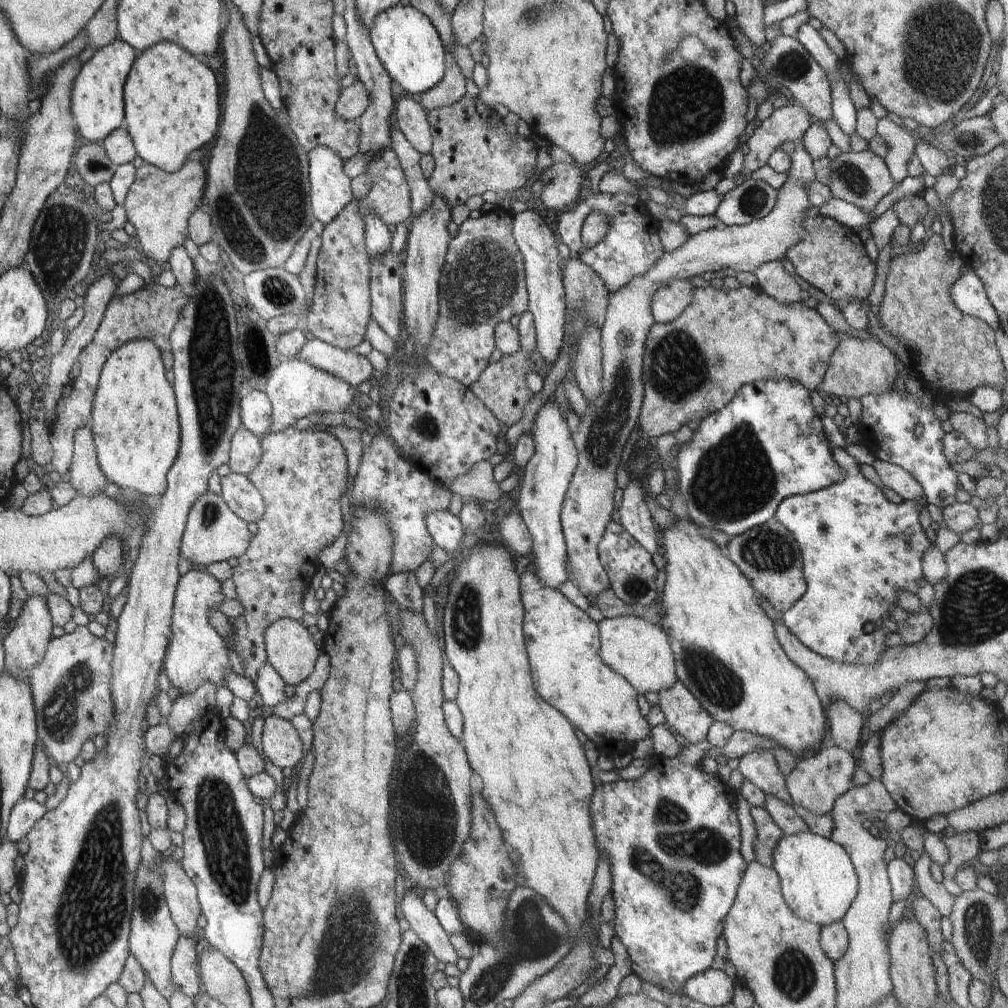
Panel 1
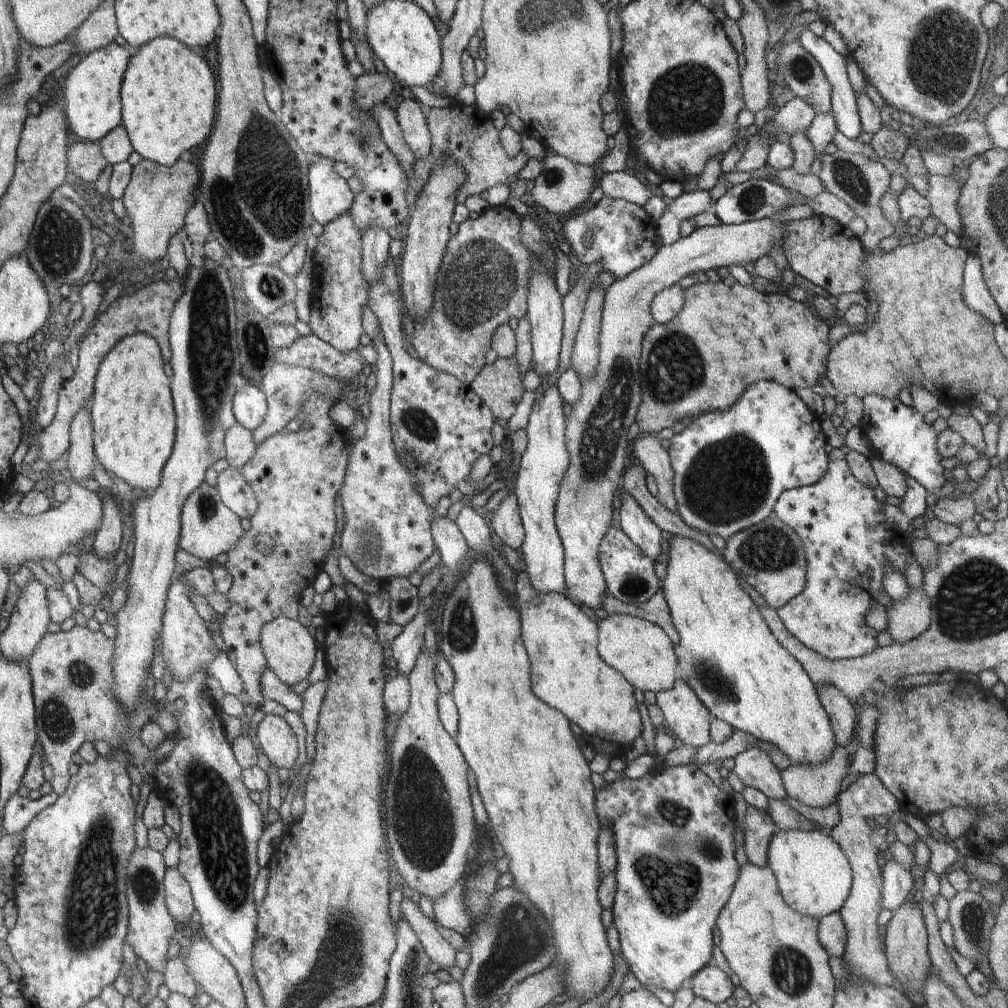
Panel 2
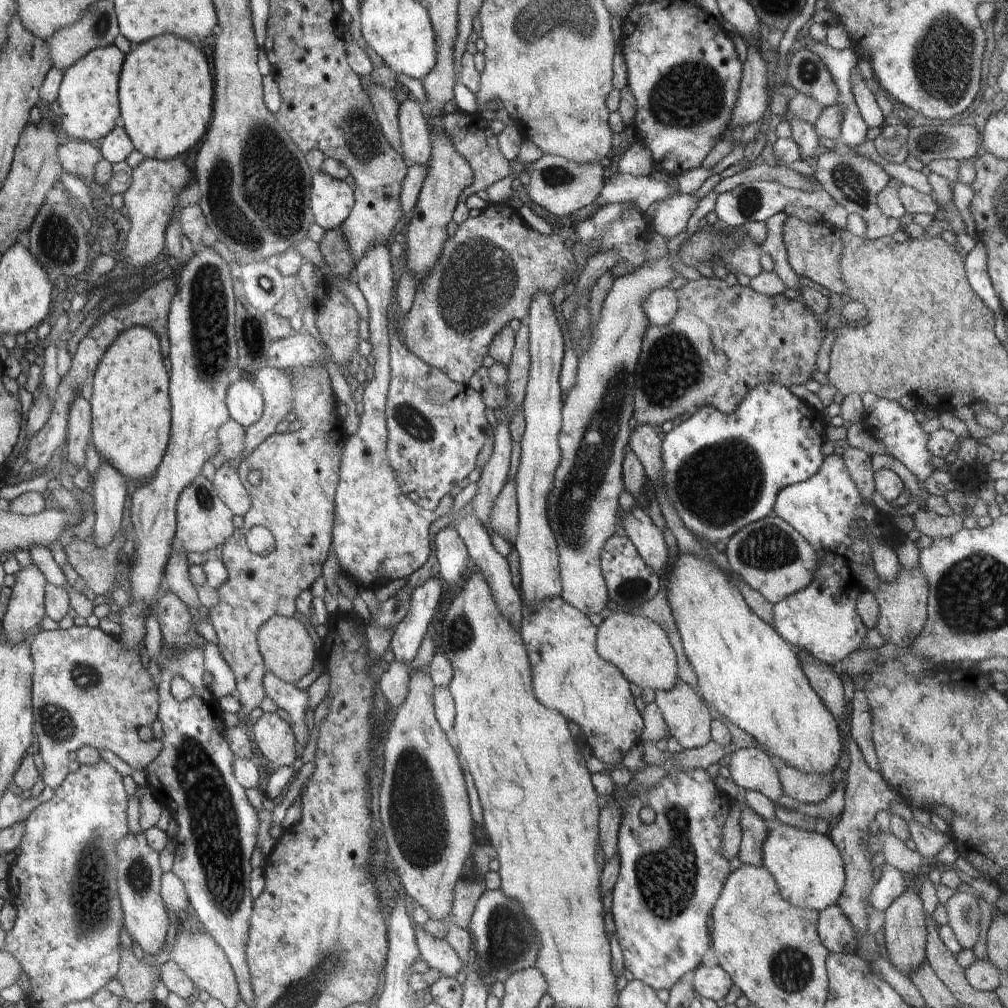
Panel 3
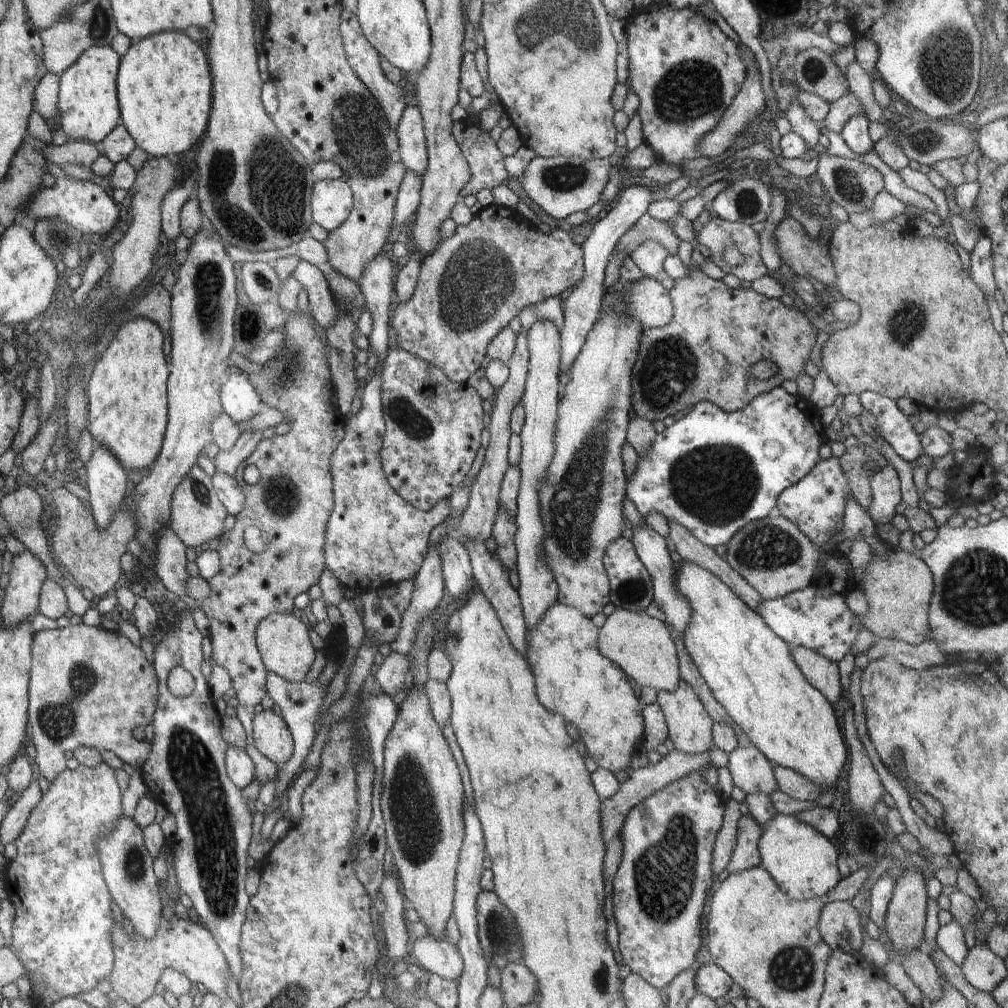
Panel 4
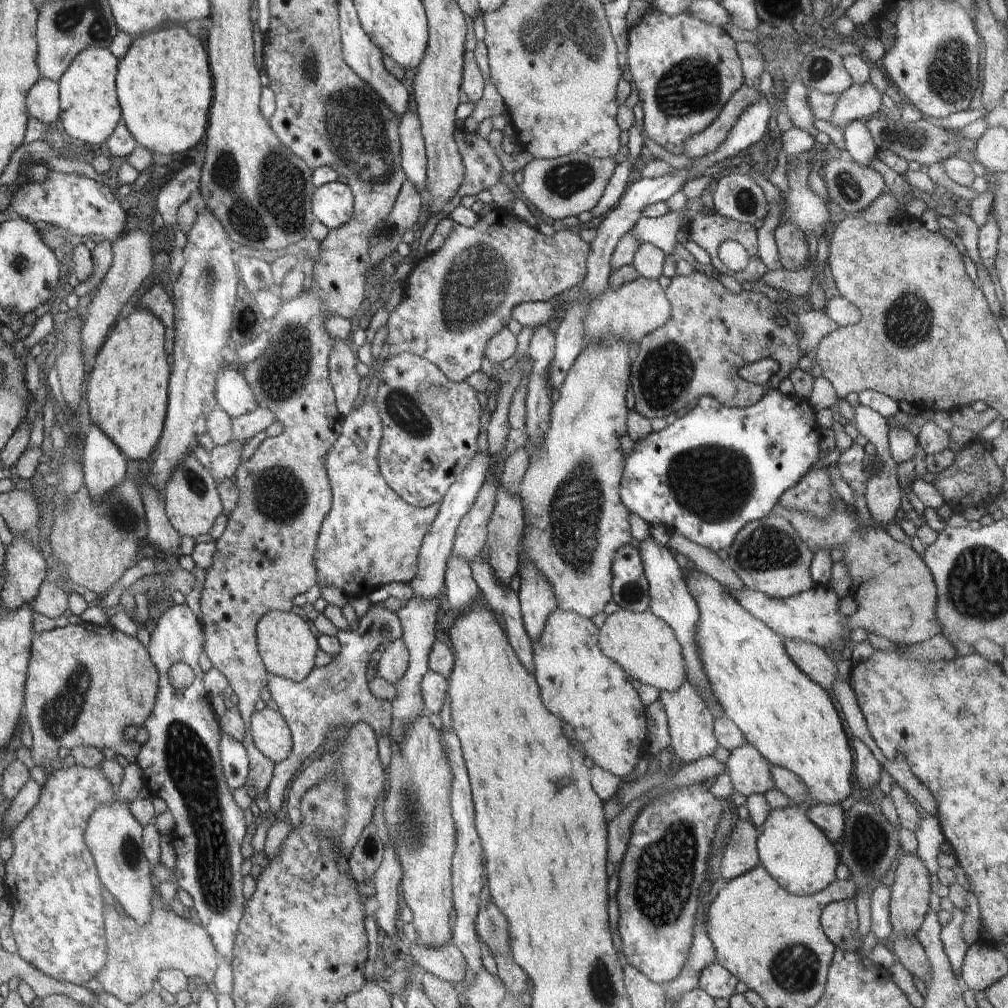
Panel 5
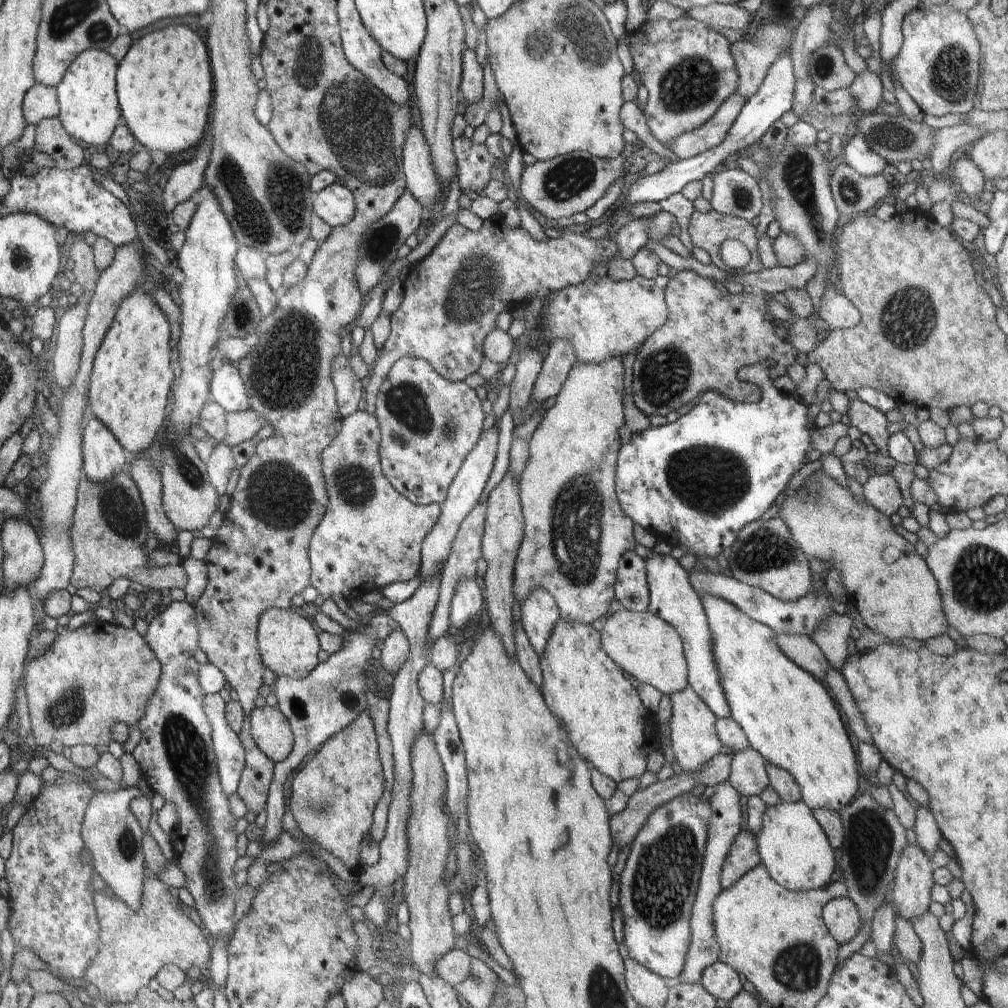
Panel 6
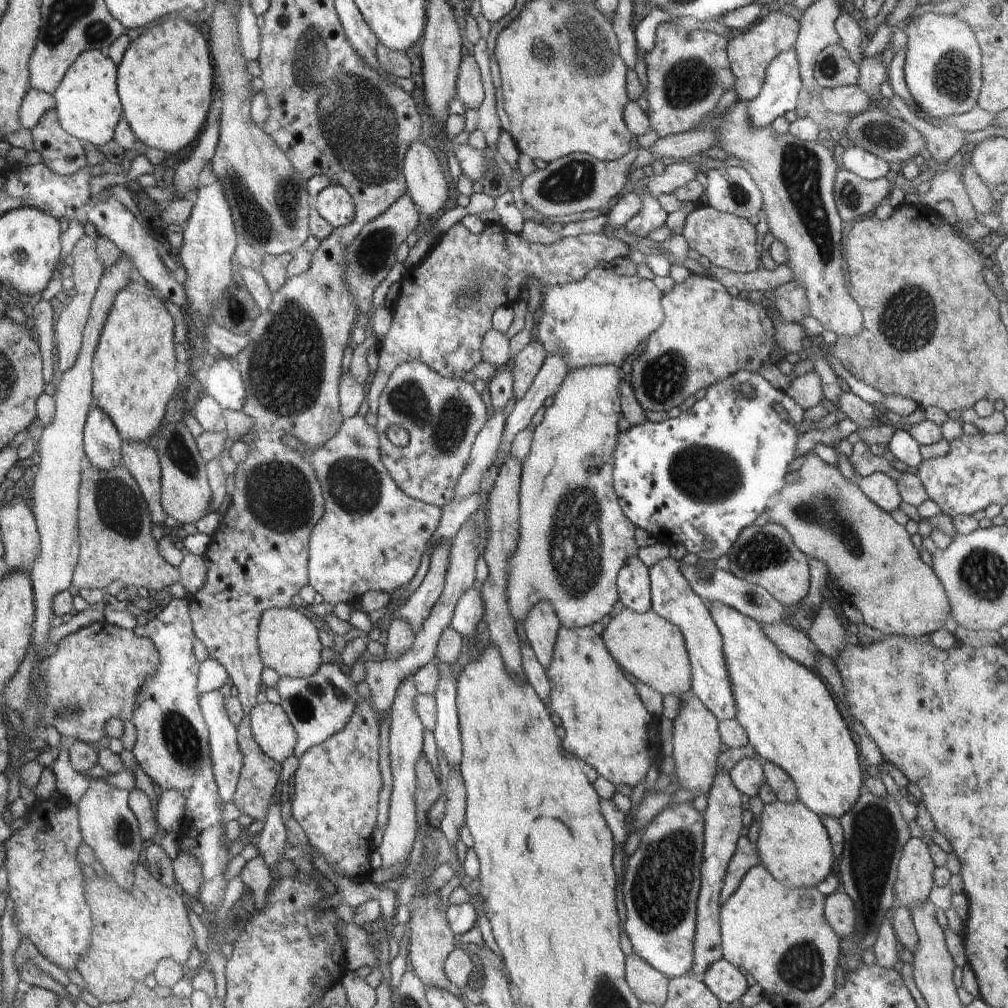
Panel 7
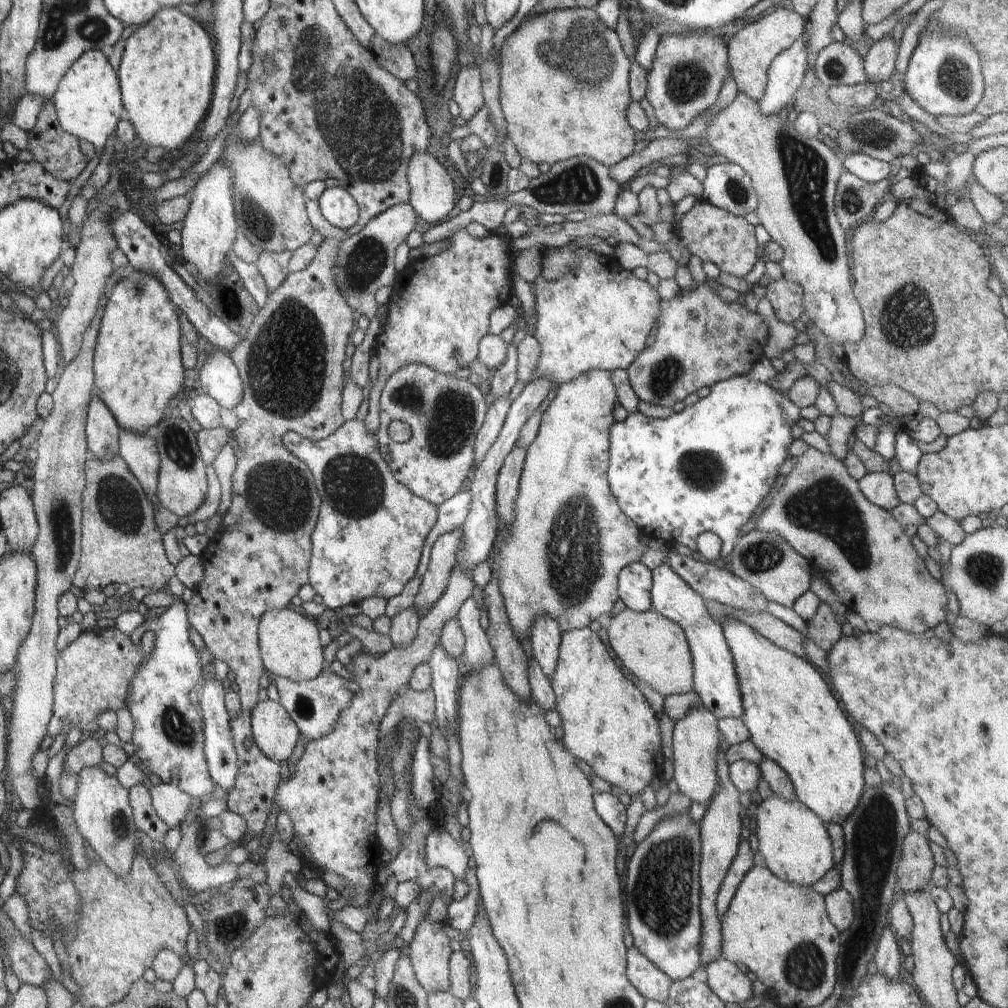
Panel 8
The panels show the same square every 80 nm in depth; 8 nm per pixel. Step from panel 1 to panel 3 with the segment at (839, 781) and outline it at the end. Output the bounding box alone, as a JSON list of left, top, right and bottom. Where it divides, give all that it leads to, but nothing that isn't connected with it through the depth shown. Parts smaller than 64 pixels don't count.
[777,765,834,804]

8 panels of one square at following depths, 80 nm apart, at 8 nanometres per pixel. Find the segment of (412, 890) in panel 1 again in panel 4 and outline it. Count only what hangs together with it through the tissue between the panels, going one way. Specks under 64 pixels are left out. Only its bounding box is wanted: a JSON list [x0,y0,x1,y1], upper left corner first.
[410,936,463,980]

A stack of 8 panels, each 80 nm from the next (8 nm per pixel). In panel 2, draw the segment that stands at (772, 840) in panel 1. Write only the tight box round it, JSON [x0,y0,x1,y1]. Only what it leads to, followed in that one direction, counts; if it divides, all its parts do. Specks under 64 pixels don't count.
[743,805,778,867]

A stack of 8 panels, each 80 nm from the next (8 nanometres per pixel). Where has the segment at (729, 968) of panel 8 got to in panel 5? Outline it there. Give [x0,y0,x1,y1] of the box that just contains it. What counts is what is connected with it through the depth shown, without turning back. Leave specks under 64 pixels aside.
[698,963,738,1000]

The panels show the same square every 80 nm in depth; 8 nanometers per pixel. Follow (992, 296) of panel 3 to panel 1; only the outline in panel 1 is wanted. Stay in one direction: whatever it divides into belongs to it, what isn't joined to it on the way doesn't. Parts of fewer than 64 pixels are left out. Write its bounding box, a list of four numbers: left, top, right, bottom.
[949,268,1000,330]

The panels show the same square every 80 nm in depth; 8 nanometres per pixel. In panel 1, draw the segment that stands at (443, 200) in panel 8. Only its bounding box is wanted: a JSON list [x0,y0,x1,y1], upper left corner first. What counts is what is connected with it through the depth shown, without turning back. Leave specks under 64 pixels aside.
[396,99,433,154]

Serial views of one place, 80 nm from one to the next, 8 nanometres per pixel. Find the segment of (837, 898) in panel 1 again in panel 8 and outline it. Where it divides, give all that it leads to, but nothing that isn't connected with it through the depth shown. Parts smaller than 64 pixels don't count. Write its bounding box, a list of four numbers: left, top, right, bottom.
[752,795,836,887]

